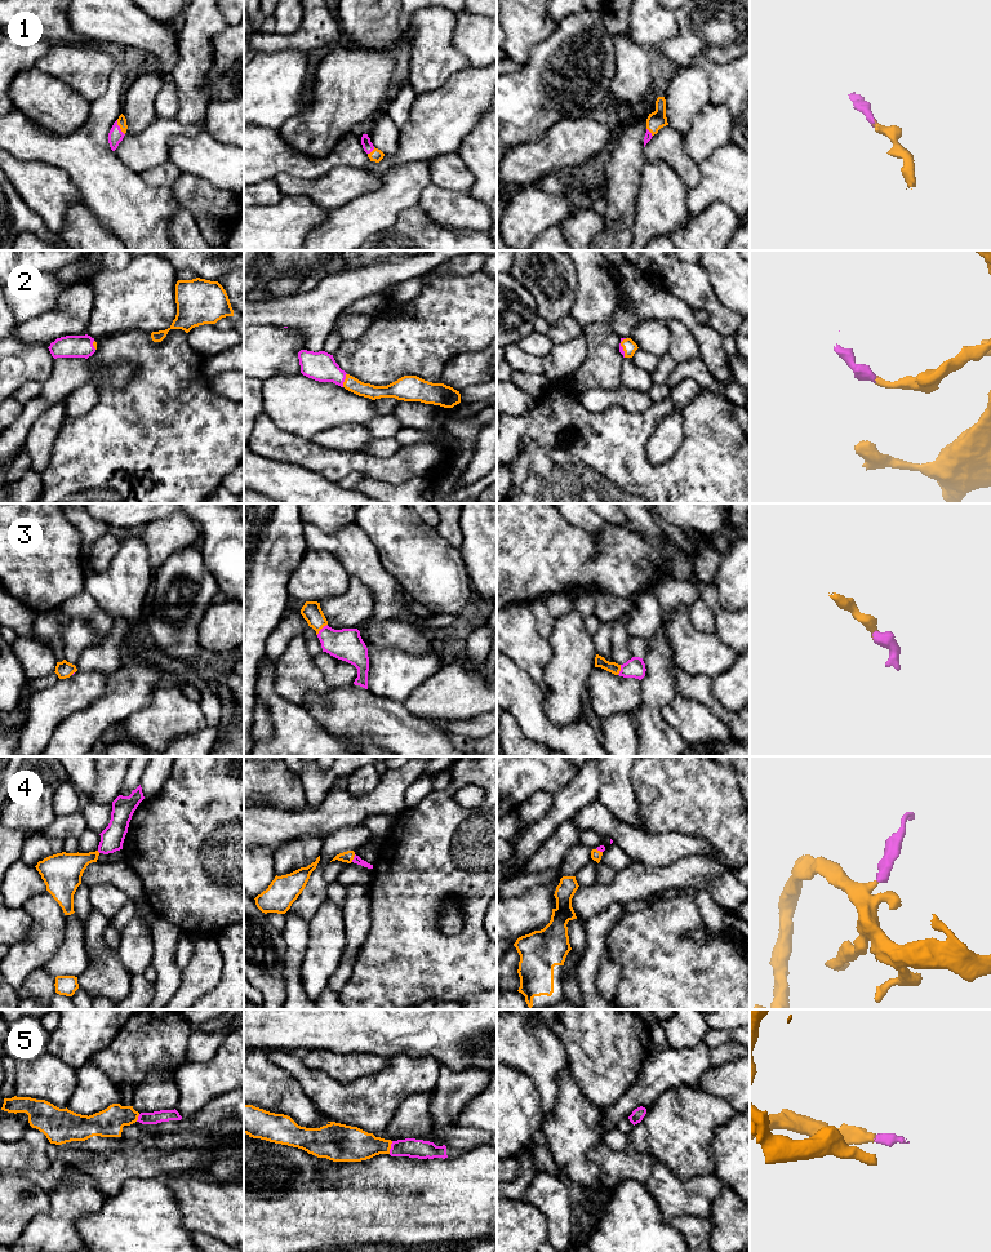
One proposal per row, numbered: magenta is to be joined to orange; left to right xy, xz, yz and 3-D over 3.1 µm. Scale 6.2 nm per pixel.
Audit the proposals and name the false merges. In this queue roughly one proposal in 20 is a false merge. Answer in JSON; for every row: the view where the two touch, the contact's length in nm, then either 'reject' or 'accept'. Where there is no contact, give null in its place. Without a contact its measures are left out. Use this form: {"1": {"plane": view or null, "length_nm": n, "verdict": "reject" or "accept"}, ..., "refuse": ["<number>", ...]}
{"1": {"plane": "xy", "length_nm": 110, "verdict": "accept"}, "2": {"plane": "xz", "length_nm": 90, "verdict": "accept"}, "3": {"plane": "xz", "length_nm": 100, "verdict": "accept"}, "4": {"plane": "xz", "length_nm": 50, "verdict": "accept"}, "5": {"plane": "xz", "length_nm": 80, "verdict": "accept"}, "refuse": []}

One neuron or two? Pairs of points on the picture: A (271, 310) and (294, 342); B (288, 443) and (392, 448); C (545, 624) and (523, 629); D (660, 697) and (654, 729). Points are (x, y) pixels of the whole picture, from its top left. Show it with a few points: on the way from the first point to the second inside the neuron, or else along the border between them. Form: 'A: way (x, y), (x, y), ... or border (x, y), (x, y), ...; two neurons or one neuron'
A: border (257, 324), (279, 324), (283, 327); two neurons
B: border (360, 449), (377, 456), (390, 456); two neurons
C: border (527, 604), (536, 620), (537, 631), (546, 639); two neurons
D: way (654, 705), (654, 722); one neuron

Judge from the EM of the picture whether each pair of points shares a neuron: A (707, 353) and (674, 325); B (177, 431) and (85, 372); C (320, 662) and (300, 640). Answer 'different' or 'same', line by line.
A: different
B: different
C: different

